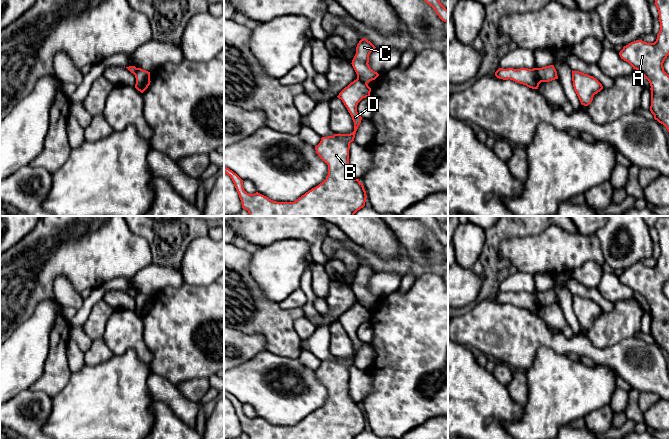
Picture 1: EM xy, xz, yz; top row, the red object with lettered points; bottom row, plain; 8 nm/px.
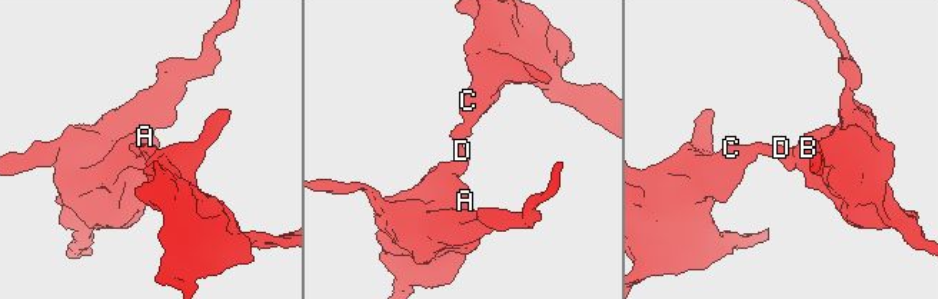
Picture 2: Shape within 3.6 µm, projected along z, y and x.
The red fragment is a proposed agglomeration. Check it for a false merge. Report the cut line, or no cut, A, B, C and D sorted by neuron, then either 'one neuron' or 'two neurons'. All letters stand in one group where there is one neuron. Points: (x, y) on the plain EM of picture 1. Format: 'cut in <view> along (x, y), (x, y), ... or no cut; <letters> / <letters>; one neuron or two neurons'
cut in yz along (535, 292), (541, 305); A B D / C; two neurons

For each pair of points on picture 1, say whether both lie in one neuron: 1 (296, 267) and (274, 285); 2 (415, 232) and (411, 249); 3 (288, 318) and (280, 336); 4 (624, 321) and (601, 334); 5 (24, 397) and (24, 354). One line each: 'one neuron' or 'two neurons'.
1: one neuron
2: one neuron
3: one neuron
4: one neuron
5: two neurons

